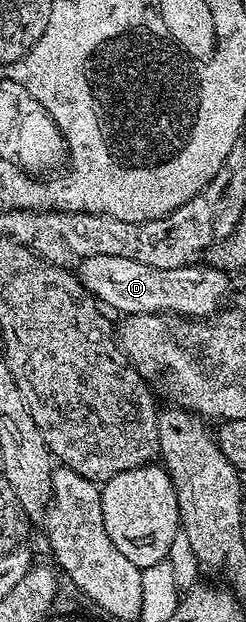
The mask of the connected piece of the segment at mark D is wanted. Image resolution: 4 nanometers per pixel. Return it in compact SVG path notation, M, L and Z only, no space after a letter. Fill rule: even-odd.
M106 255L82 259L75 274L98 304L104 305L110 312L121 311L122 316L168 313L192 317L197 321L208 320L222 310L221 302L224 301L225 294L229 291L230 279L230 276L220 267L190 265L179 269L155 269L151 265L143 265L139 261L131 261L127 257L107 257Z

